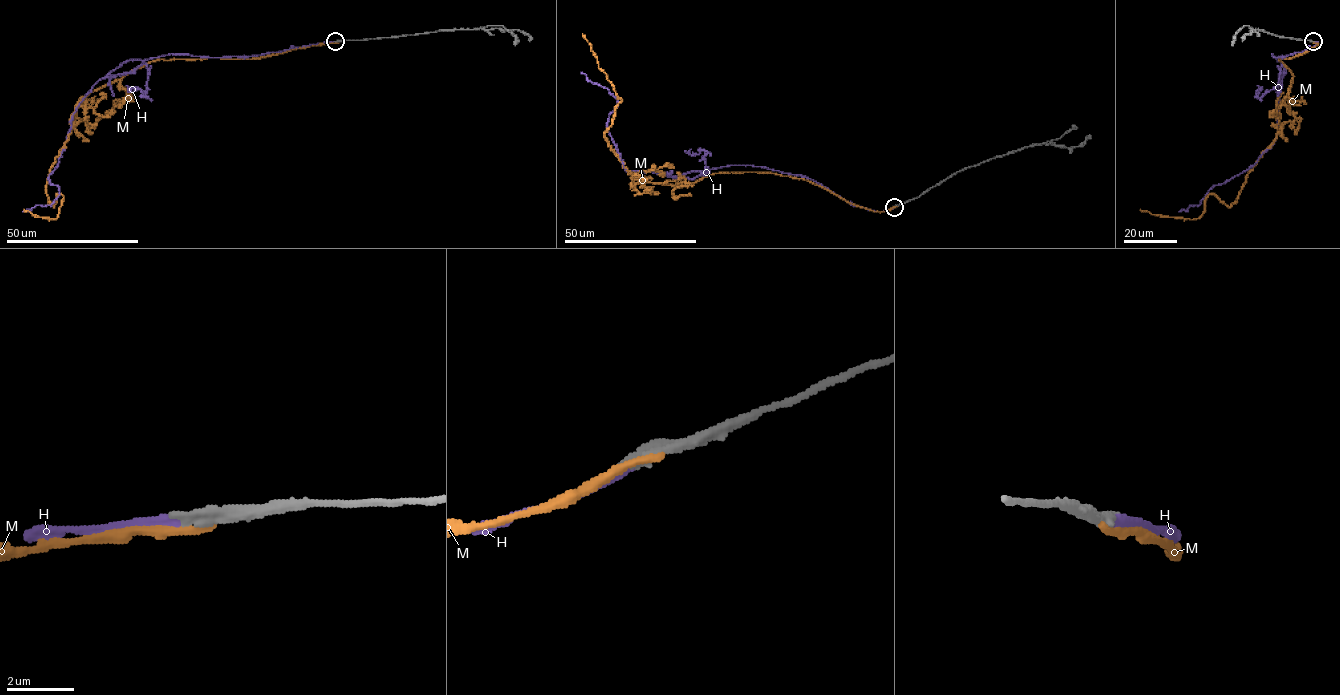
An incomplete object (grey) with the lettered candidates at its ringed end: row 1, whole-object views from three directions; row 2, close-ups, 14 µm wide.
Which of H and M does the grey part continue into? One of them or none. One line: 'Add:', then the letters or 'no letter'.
Add: H

